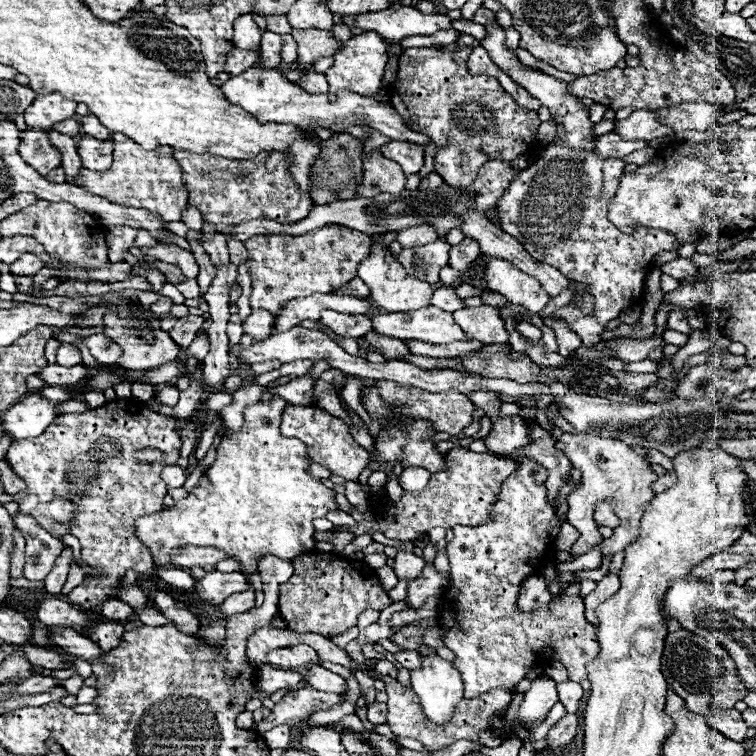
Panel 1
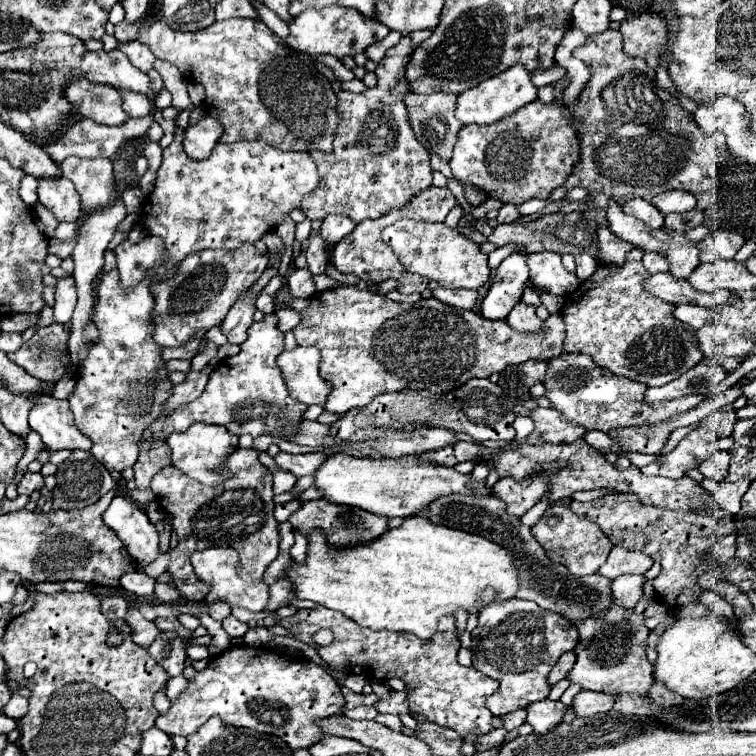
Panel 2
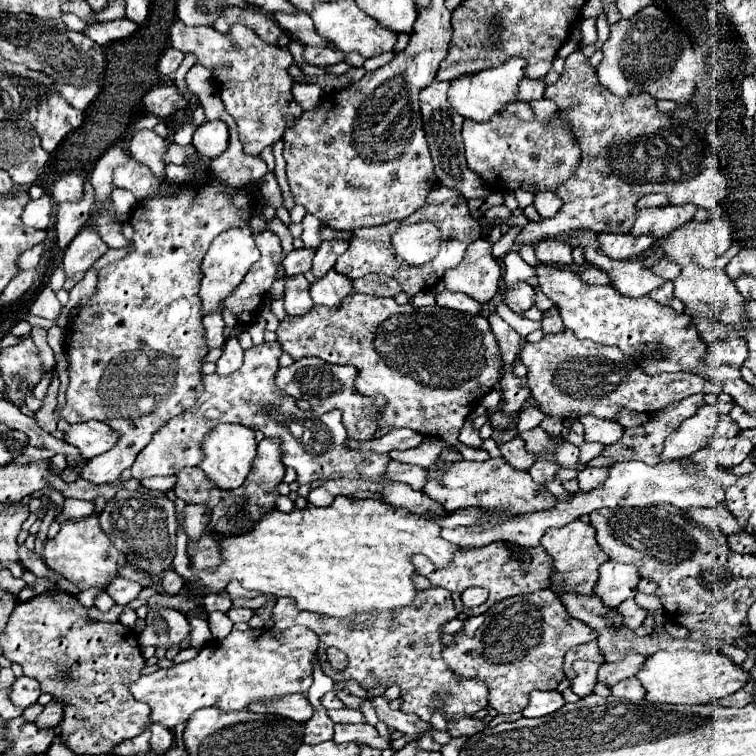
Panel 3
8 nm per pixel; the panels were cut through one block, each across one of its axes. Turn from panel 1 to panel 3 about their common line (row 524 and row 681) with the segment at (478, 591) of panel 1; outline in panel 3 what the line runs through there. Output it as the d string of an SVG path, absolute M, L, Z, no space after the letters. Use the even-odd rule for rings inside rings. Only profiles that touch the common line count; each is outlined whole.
M538 590L526 596L514 596L496 602L488 612L464 620L460 632L454 634L454 642L444 648L442 656L448 668L454 672L456 680L476 678L488 688L488 704L498 714L522 712L528 704L528 694L534 690L556 690L558 682L564 680L564 654L582 642L596 638L596 632L584 622L572 618L560 598L552 590Z

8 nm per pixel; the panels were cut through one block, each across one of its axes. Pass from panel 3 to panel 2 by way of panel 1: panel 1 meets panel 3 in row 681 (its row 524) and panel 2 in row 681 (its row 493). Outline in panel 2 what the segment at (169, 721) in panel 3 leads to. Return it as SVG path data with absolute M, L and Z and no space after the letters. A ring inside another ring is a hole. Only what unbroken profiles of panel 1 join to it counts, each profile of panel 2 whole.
M230 646L188 682L188 688L178 696L170 710L158 716L156 728L170 736L190 736L210 716L220 716L224 724L278 736L292 752L296 752L326 738L328 734L318 722L342 712L342 708L344 696L338 684L316 662L304 656L280 654L266 646Z

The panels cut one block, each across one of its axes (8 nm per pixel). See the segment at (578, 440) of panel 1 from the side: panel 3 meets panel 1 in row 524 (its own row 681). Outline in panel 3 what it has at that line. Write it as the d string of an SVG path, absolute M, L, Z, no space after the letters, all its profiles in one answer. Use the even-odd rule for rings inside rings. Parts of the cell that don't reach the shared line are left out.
M578 662L576 664L576 678L572 680L572 690L584 698L584 696L590 696L594 686L596 686L596 664L590 664L590 662ZM632 676L625 680L620 680L618 684L612 686L612 694L614 696L622 696L630 702L640 702L645 698L646 691L641 686L640 681Z

